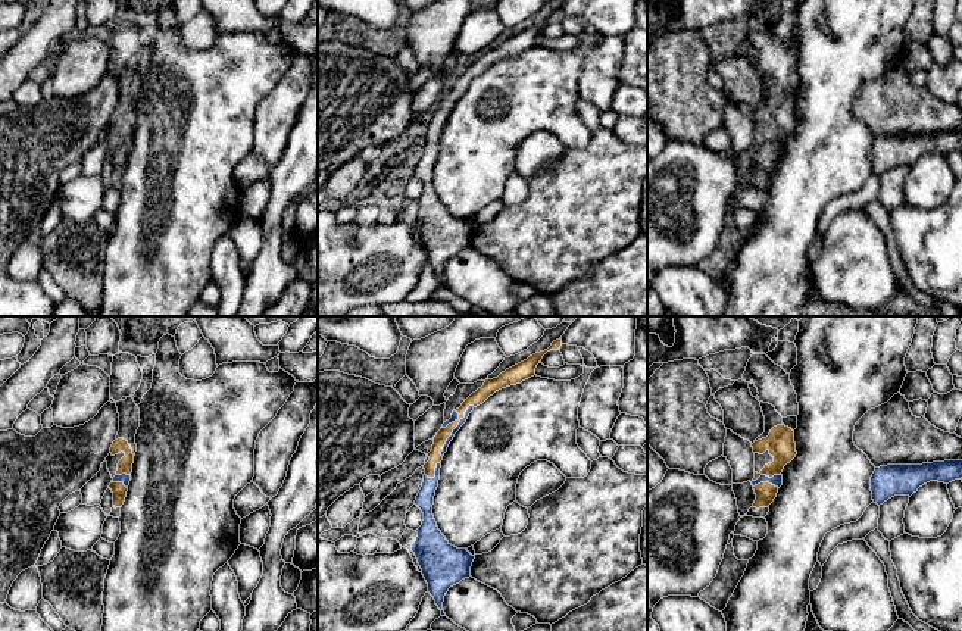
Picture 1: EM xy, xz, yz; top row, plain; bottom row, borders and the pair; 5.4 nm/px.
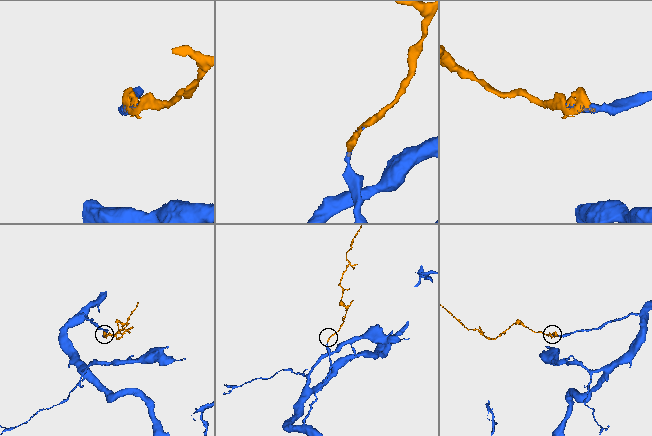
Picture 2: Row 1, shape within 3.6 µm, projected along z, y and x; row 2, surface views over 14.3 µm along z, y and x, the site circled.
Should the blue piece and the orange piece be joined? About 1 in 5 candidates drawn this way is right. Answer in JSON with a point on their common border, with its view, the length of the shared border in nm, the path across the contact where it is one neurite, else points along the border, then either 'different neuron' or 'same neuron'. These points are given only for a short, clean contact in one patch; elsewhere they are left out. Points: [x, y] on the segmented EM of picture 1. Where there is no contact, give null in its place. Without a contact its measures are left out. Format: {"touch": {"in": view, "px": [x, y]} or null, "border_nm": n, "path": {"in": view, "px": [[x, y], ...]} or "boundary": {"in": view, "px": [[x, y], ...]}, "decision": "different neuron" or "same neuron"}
{"touch": {"in": "xz", "px": [453, 430]}, "border_nm": 340, "decision": "same neuron"}

